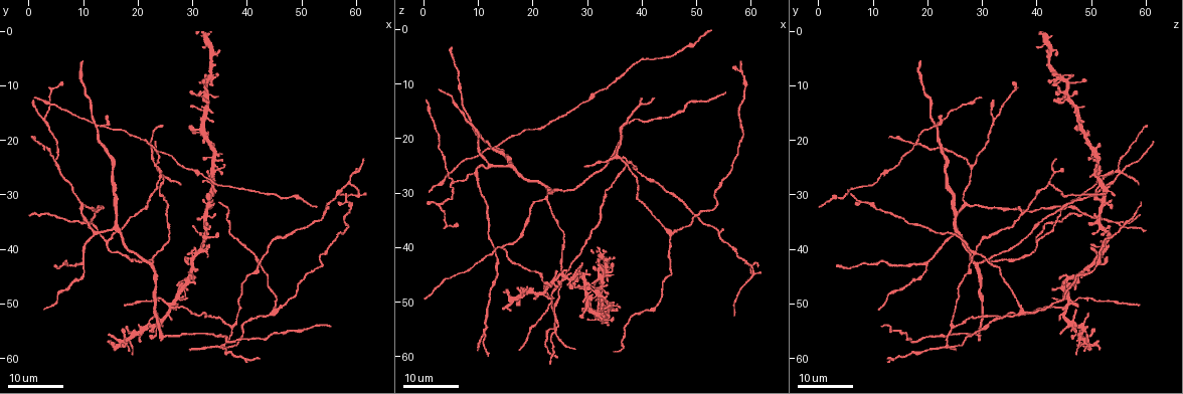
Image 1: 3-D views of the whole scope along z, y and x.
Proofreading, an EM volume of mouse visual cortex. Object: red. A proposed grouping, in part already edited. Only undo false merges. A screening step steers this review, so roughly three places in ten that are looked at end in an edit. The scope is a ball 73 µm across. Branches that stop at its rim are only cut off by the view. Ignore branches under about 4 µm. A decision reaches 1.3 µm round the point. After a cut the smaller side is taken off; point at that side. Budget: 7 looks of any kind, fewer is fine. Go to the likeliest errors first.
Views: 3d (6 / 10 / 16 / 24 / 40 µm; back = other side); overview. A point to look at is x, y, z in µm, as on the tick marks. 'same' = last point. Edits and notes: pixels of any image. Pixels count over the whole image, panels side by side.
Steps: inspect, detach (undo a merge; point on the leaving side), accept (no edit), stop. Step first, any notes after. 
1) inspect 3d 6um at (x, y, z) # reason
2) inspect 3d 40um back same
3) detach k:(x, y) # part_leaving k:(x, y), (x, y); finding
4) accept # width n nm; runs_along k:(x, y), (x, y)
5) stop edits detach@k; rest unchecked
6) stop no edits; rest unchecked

inspect 3d 24um at (24.5, 26.0, 54.5) # four or more arms meet

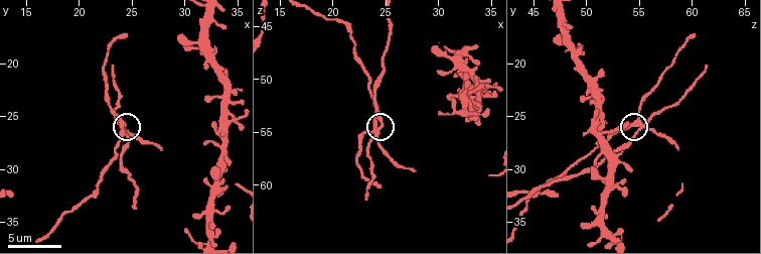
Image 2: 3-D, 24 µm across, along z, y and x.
inspect 3d 10um at (24.2, 25.8, 54.4)

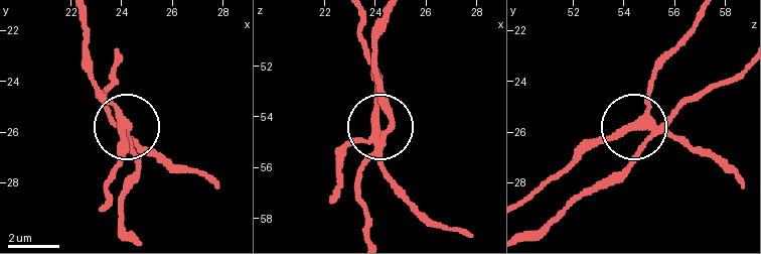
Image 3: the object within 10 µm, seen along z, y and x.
inspect 3d 10um back at (24.0, 25.7, 54.5)

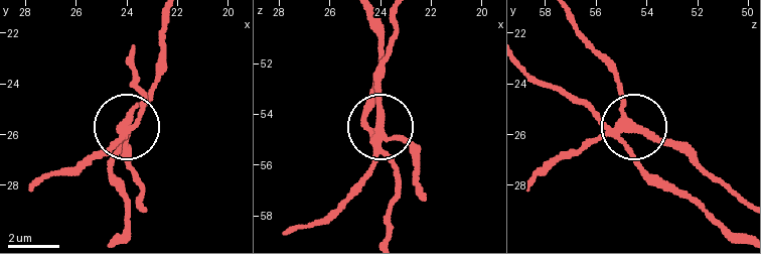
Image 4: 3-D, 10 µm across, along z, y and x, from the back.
accept # all the same cell

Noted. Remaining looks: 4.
inspect 3d 24um at (5.5, 24.5, 28.0) # arms part here

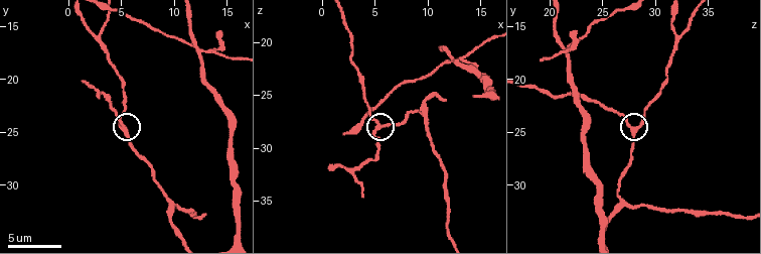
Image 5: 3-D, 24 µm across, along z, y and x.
inspect 3d 10um at (5.4, 24.6, 27.8)

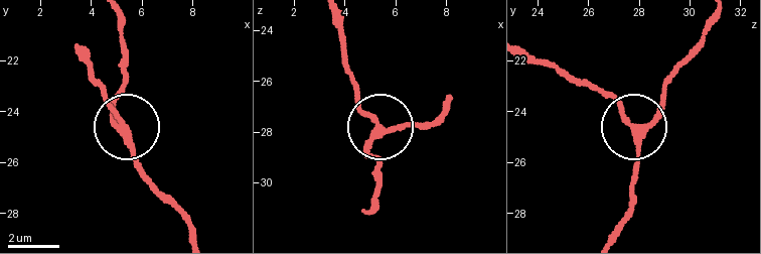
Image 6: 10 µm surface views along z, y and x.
accept # runs_along 6:(614, 237), (633, 191), (639, 152), (620, 107), (590, 83); one cell here

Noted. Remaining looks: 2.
inspect 3d 6um at (10.0, 32.0, 27.4) # three arms meet

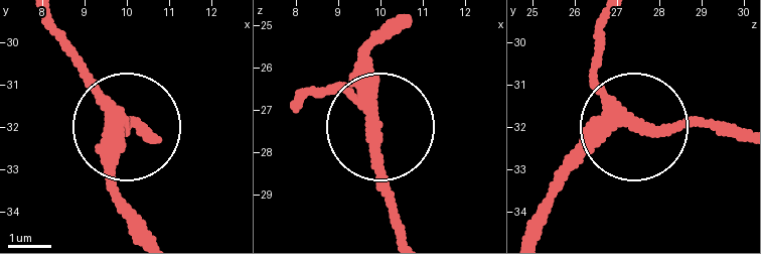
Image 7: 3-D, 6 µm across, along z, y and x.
accept # arms 3; runs_along 7:(403, 23), (363, 67), (377, 124), (341, 92), (302, 89); one cell here

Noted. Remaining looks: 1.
stop no edits; rest unchecked

